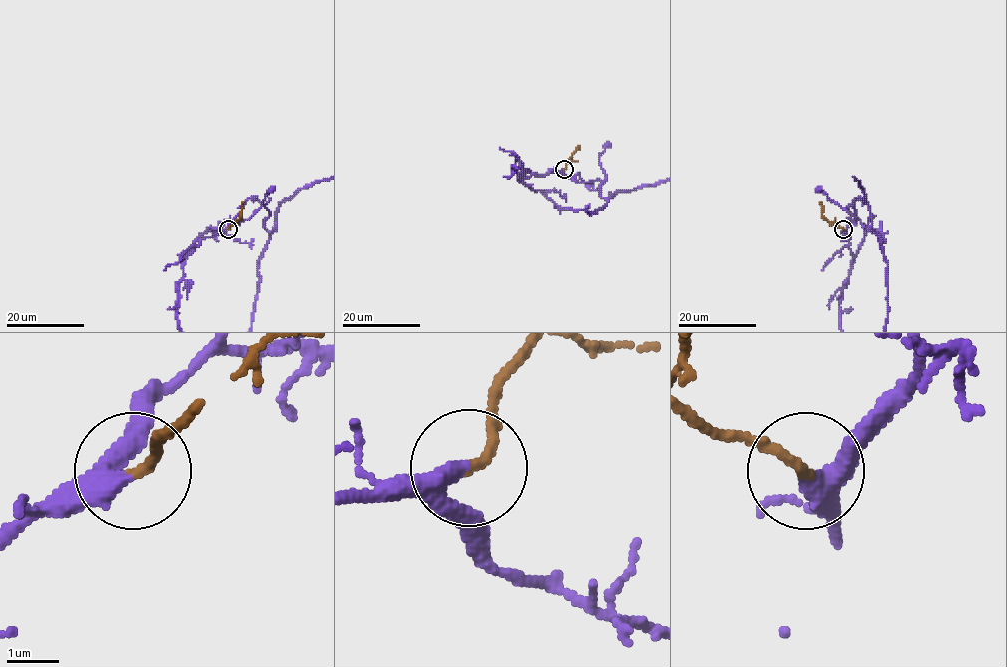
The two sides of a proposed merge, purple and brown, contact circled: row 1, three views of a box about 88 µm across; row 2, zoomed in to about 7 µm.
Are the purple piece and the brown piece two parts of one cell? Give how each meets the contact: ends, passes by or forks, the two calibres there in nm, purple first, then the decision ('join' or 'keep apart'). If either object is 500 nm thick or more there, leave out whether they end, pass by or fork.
purple passes by; brown ends; calibres 300 and 200 nm; join

